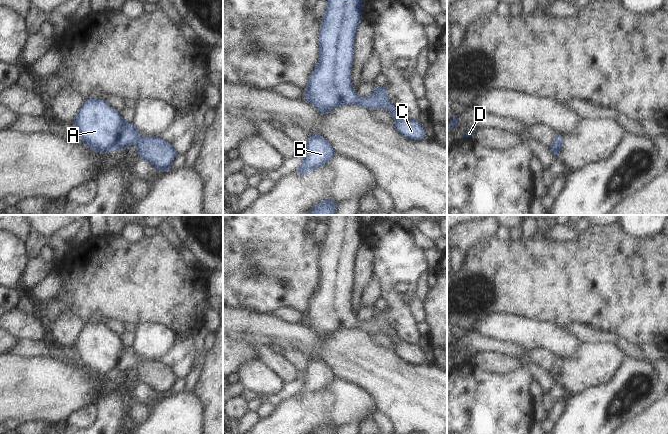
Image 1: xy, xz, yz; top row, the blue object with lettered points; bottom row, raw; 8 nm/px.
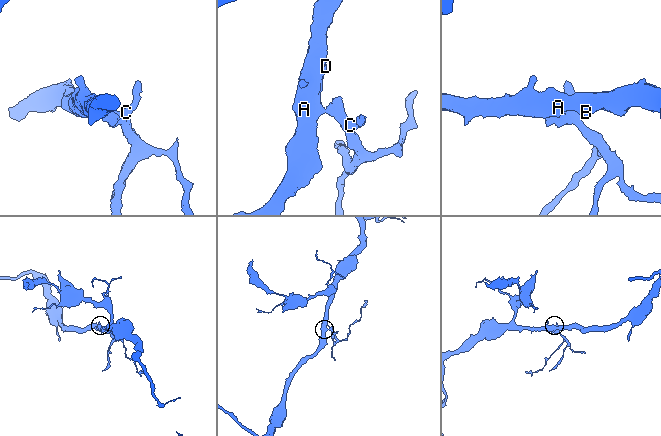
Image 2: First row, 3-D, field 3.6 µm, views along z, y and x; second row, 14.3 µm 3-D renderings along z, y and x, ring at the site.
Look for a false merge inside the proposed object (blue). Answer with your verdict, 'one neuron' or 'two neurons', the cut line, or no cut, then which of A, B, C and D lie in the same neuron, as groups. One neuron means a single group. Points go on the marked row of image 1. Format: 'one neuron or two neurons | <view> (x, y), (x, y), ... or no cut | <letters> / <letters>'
one neuron | no cut | A B C D

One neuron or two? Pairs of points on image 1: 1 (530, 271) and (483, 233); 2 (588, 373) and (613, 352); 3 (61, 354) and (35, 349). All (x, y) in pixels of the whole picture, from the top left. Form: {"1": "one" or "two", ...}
{"1": "two", "2": "one", "3": "one"}

